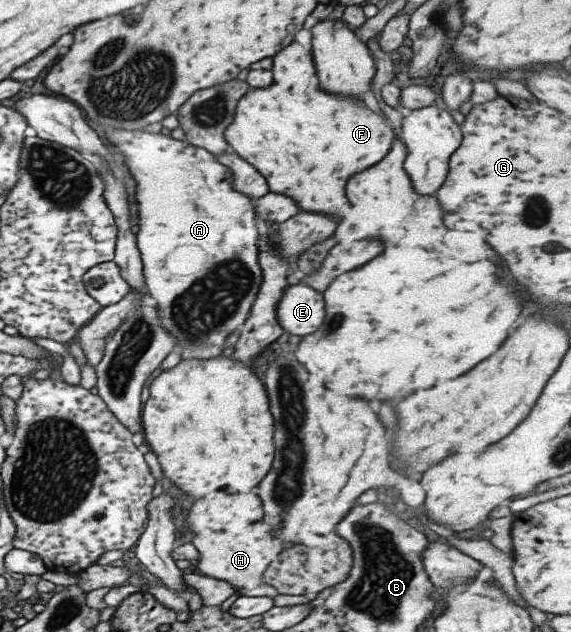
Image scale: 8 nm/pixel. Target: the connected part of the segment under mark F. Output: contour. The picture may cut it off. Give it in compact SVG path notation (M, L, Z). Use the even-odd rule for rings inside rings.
M290 82L290 90L283 90L277 84L255 88L239 99L235 114L225 129L225 140L231 150L267 178L270 191L291 196L301 210L323 212L337 218L343 218L351 208L345 198L347 176L377 164L397 138L385 123L387 117L368 108L365 101L337 94L333 96L331 92L323 92L319 84L315 86L311 82Z

